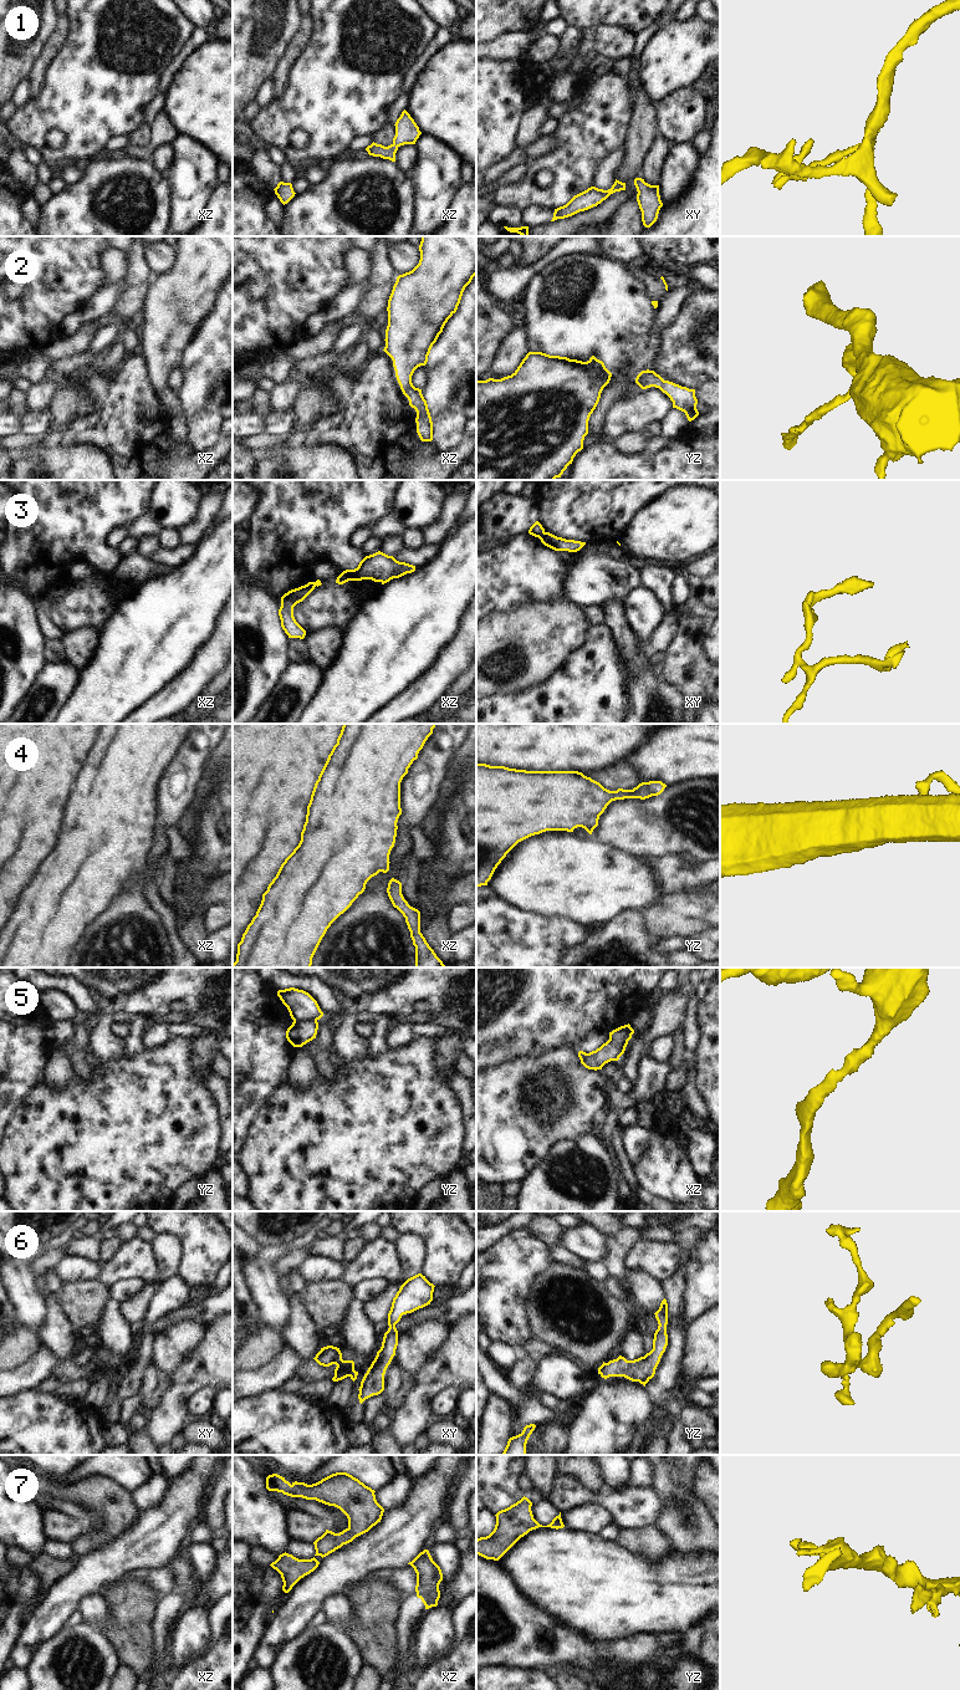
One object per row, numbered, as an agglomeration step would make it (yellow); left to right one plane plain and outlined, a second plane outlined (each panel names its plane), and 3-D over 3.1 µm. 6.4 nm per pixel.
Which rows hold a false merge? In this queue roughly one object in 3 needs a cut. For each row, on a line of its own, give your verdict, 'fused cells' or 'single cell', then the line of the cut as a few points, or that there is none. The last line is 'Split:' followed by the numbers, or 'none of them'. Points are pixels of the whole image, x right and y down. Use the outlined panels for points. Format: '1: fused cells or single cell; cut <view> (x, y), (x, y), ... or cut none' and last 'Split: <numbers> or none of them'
1: single cell; cut none
2: single cell; cut none
3: fused cells; cut xz (297, 588), (292, 600), (294, 604)
4: single cell; cut none
5: fused cells; cut yz (316, 1019), (294, 1020)
6: single cell; cut none
7: single cell; cut none
Split: 3, 5

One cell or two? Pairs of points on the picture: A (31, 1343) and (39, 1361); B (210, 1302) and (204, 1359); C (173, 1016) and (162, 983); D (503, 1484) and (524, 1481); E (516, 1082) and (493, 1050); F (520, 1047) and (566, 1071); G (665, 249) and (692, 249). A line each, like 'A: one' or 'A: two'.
A: two
B: two
C: two
D: two
E: two
F: two
G: one

